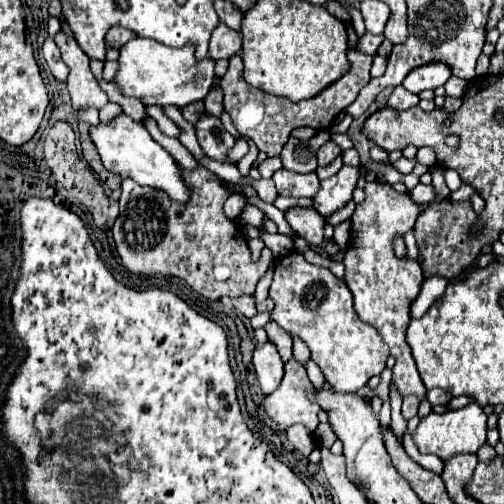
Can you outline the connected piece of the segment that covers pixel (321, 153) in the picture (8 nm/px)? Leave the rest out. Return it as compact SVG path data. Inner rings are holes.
M334 141L324 143L324 145L318 149L318 153L316 153L316 157L318 157L318 167L324 167L324 165L332 163L334 157L338 157L338 153L340 153L340 147L338 147Z

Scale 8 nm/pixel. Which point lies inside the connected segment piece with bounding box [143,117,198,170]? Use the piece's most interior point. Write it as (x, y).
(172, 145)

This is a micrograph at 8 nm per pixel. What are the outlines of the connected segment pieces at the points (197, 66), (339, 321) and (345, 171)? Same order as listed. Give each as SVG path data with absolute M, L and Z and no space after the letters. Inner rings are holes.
M136 37L122 45L114 83L126 97L136 97L144 105L176 105L184 107L208 95L214 81L212 59L194 59L194 49L172 49L154 39Z
M292 251L276 261L270 297L276 305L272 321L288 333L298 335L310 347L312 361L322 369L334 391L354 393L370 377L384 371L390 355L388 345L372 325L358 319L348 285L330 269L312 265L300 251Z
M344 165L336 175L332 175L330 179L324 179L320 191L314 197L316 201L314 209L320 215L328 217L340 207L344 207L352 199L356 179L358 179L358 167L350 167L350 165Z

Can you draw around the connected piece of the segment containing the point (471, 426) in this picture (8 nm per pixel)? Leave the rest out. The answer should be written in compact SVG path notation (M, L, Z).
M472 401L470 405L458 409L458 411L446 411L446 413L430 413L428 417L424 417L416 429L414 443L418 447L420 453L432 453L436 457L440 457L442 461L448 461L450 457L458 455L458 453L478 453L478 449L482 445L486 445L486 433L488 433L488 425L486 425L488 417L484 413L484 409Z

